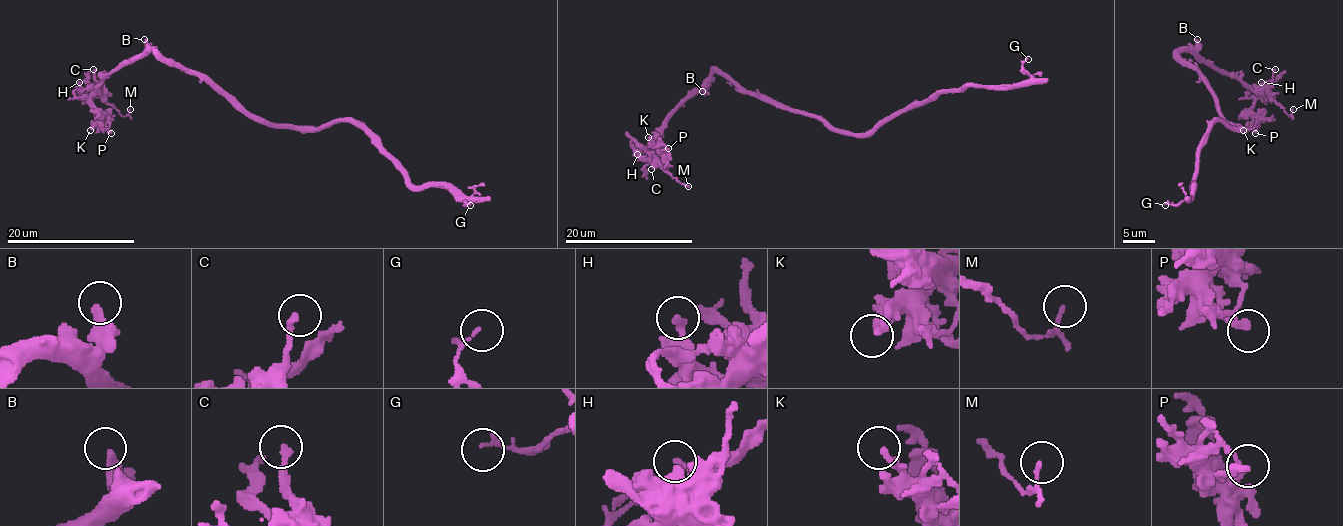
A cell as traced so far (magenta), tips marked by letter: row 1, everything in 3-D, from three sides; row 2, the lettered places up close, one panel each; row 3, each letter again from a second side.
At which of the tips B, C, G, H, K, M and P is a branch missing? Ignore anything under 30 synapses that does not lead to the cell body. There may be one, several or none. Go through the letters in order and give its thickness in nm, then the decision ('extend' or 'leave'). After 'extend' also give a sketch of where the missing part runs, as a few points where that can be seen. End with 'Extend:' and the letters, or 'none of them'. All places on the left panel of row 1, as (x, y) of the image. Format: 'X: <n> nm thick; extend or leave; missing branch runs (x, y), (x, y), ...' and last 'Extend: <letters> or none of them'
B: 320 nm thick; leave
C: 200 nm thick; leave
G: 70 nm thick; leave
H: 240 nm thick; leave
K: 200 nm thick; leave
M: 80 nm thick; leave
P: 240 nm thick; leave
Extend: none of them

